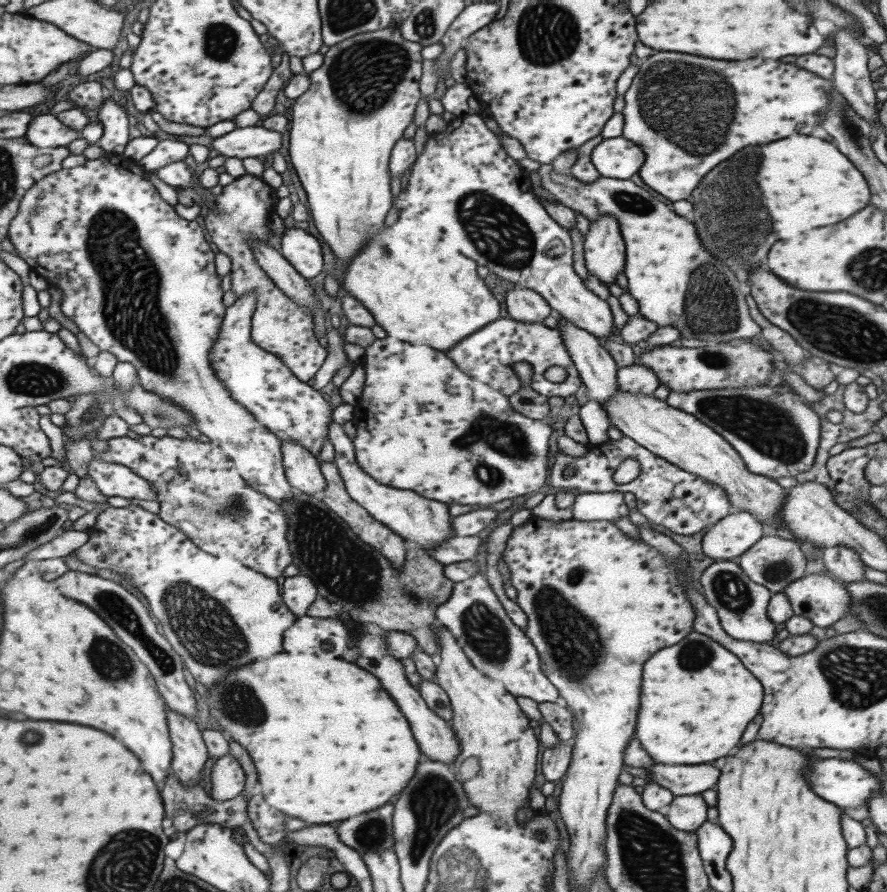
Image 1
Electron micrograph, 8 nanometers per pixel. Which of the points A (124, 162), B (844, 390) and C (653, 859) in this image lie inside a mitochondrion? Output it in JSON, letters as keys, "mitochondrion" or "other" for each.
{"A":"other","B":"other","C":"mitochondrion"}

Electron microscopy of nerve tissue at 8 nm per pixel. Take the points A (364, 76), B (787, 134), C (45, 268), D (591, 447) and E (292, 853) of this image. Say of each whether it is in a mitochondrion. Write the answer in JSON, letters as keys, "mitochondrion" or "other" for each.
{"A":"mitochondrion","B":"other","C":"other","D":"other","E":"other"}

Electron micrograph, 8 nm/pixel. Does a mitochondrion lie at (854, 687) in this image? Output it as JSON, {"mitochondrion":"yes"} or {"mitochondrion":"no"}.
{"mitochondrion":"yes"}

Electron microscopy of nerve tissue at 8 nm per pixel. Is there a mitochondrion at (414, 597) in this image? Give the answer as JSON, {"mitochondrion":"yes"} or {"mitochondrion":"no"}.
{"mitochondrion":"yes"}

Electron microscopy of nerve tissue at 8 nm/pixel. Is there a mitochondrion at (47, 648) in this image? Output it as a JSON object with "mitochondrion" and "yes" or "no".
{"mitochondrion":"no"}

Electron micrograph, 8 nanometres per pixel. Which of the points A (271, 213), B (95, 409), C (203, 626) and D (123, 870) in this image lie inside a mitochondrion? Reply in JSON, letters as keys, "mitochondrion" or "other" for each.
{"A":"other","B":"mitochondrion","C":"mitochondrion","D":"mitochondrion"}

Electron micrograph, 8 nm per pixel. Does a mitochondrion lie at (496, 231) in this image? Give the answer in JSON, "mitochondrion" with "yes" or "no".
{"mitochondrion":"yes"}

